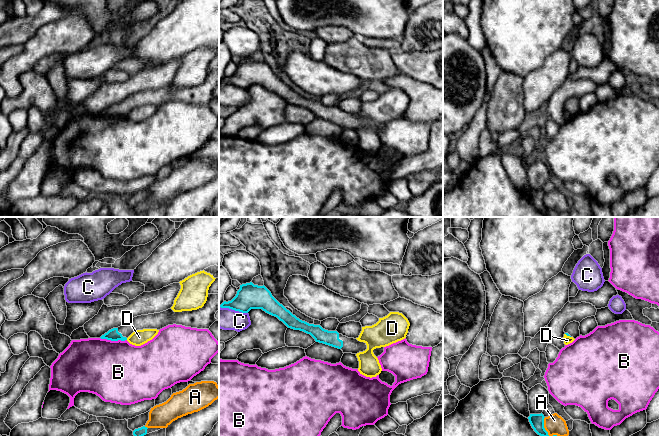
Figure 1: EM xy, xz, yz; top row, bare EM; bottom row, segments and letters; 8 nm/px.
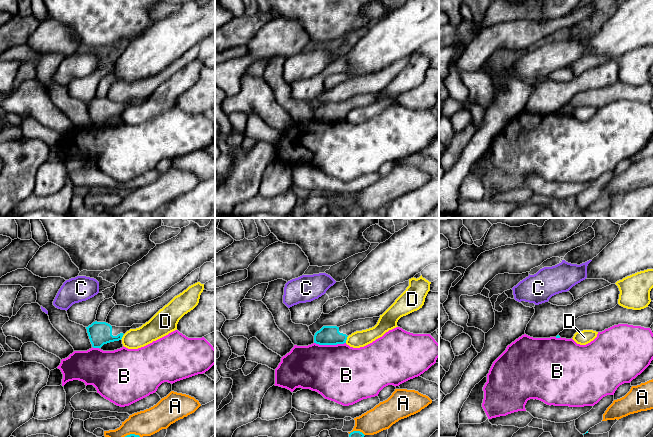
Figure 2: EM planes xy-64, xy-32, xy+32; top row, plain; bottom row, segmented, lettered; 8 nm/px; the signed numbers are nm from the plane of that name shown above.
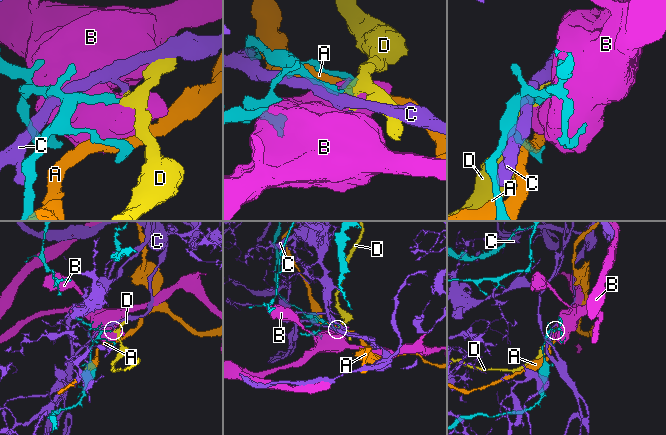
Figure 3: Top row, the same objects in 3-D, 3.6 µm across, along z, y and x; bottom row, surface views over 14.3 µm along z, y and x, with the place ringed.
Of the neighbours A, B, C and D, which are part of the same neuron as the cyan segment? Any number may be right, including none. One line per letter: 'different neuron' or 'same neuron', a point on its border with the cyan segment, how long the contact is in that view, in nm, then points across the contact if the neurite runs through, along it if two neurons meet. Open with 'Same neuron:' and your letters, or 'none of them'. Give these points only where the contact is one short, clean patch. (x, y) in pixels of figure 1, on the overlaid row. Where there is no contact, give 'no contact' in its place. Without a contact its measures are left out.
Same neuron: none of them
A: different neuron; contact yz (543, 426); length 160 nm
B: different neuron; contact xy (113, 340); length 220 nm
C: different neuron; contact xz (234, 309); length 240 nm
D: different neuron; contact yz (568, 335); length 60 nm; border yz (565, 333), (570, 337)

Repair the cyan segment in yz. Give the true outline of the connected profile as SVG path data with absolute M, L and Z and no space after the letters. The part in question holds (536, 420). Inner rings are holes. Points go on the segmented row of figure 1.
M530 414L528 417L529 422L534 431L540 436L549 436L548 432L544 428L544 415L541 414Z

